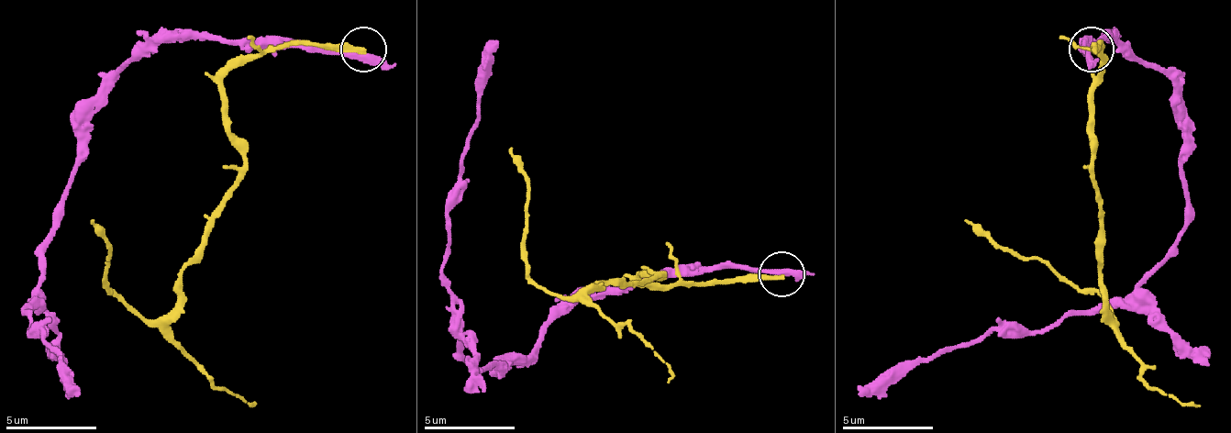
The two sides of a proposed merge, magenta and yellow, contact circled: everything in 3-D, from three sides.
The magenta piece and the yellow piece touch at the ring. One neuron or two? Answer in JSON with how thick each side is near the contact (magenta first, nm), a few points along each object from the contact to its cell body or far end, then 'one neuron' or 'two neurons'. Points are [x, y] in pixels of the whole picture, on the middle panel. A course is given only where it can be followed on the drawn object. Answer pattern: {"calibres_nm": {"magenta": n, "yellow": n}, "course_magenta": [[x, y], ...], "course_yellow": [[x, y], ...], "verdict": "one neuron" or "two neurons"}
{"calibres_nm": {"magenta": 340, "yellow": 280}, "course_magenta": [[782, 271], [656, 271], [587, 289], [528, 357], [479, 371], [460, 352], [442, 271], [456, 175], [496, 39]], "course_yellow": [[782, 275], [682, 284], [642, 275], [660, 275], [556, 298], [528, 275], [528, 184], [510, 148]], "verdict": "two neurons"}

